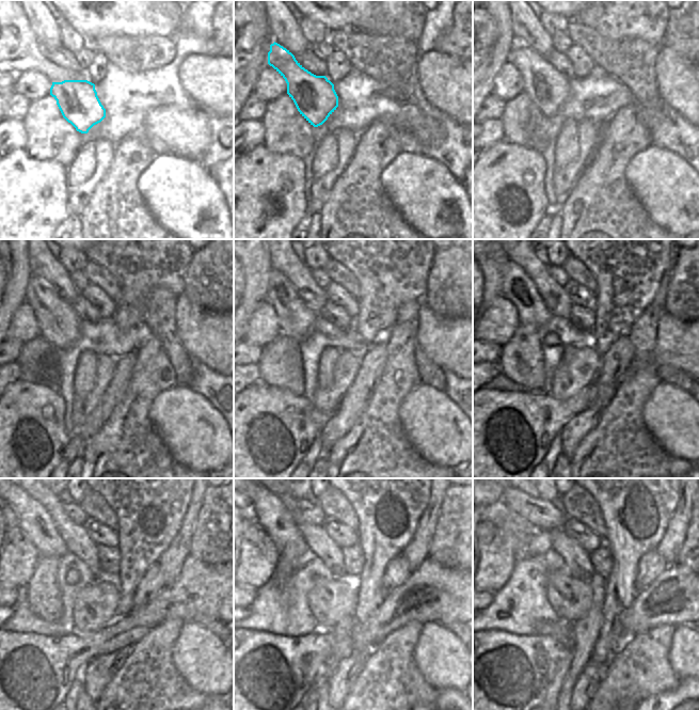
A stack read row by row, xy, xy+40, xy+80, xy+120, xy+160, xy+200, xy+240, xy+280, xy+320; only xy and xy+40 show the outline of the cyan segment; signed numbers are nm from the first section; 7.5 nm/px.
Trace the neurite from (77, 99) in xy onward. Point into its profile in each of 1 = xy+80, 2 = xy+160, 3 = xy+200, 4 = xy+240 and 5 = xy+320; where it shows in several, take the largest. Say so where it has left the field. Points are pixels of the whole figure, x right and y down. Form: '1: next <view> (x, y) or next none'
1: next xy+80 (547, 89)
2: next xy+160 (296, 319)
3: next xy+200 (518, 287)
4: next xy+240 (33, 518)
5: next xy+320 (506, 500)

